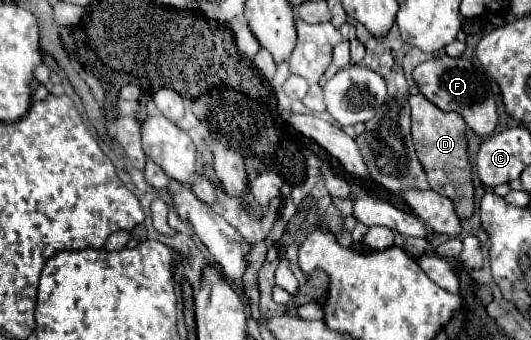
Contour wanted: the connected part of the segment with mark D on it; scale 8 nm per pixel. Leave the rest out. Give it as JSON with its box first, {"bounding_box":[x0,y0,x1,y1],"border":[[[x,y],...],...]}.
{"bounding_box":[408,94,474,220],"border":[[[422,94],[410,96],[408,102],[412,106],[412,142],[416,146],[418,160],[424,166],[430,188],[438,190],[440,194],[446,194],[454,202],[460,220],[468,220],[474,212],[474,186],[468,164],[470,160],[464,118],[456,112],[438,110]]]}

